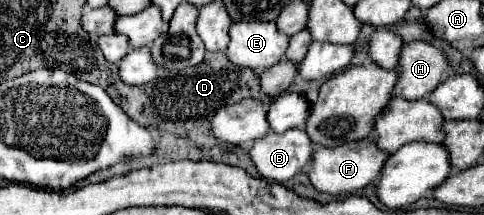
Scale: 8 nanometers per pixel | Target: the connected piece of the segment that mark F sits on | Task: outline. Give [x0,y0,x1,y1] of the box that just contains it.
[307,139,387,195]

